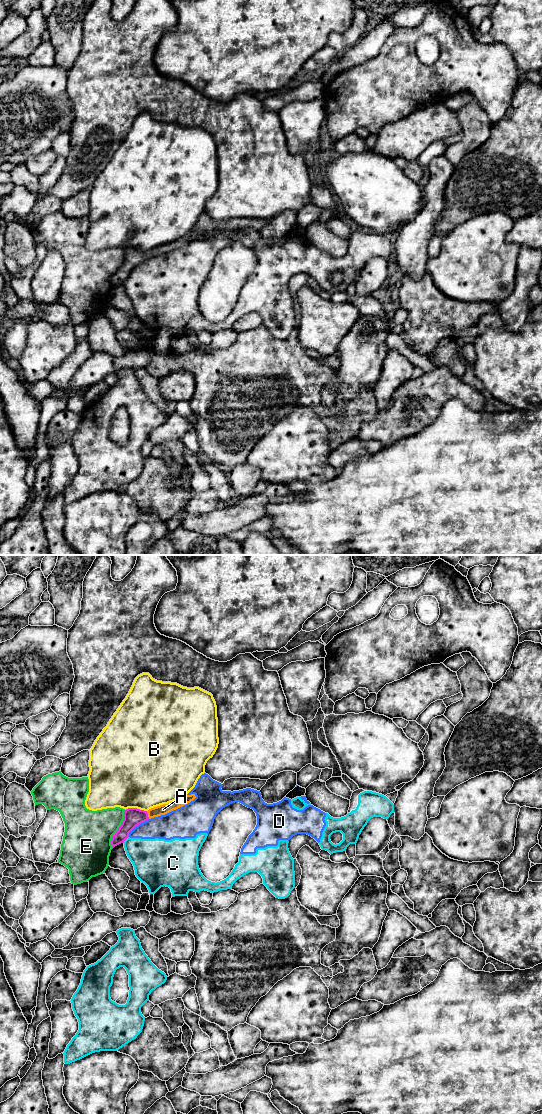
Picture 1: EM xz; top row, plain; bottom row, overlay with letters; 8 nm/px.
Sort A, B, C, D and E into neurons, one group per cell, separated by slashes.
A / B / C D / E

